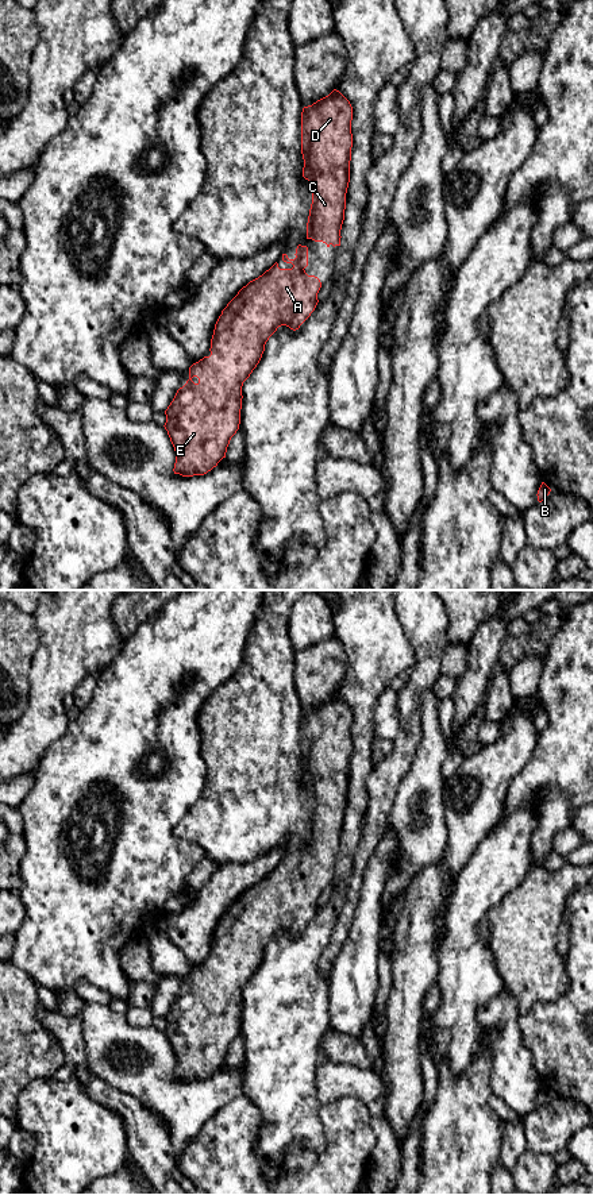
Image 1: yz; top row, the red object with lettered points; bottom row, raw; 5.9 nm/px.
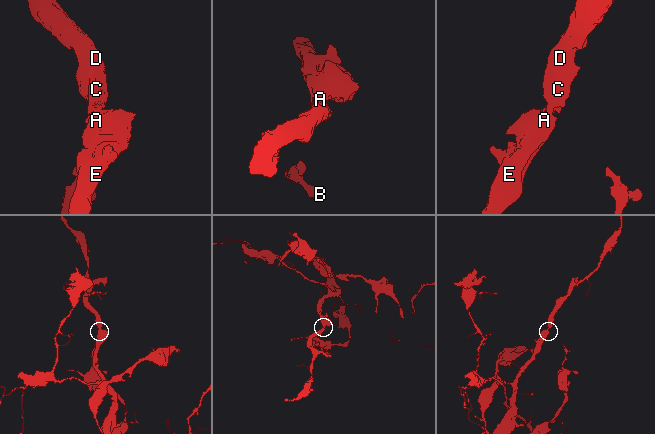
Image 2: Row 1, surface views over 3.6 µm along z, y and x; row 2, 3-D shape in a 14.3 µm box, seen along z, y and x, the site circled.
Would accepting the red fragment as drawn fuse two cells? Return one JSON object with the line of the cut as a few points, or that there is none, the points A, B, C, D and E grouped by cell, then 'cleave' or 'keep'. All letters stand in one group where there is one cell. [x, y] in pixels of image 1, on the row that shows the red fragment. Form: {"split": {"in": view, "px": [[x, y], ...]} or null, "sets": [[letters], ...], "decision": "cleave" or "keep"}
{"split": null, "sets": [["A", "B", "C", "D", "E"]], "decision": "keep"}

